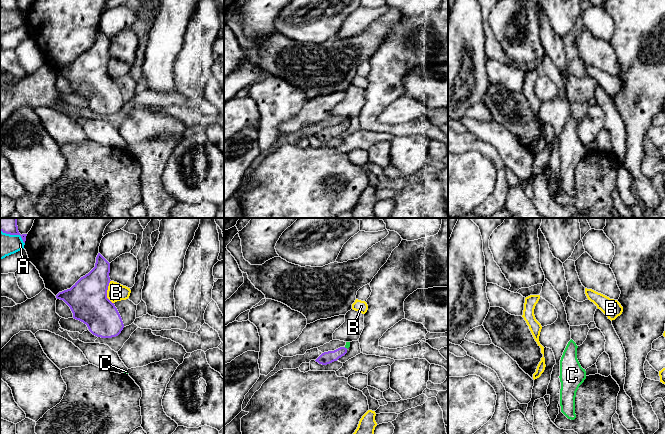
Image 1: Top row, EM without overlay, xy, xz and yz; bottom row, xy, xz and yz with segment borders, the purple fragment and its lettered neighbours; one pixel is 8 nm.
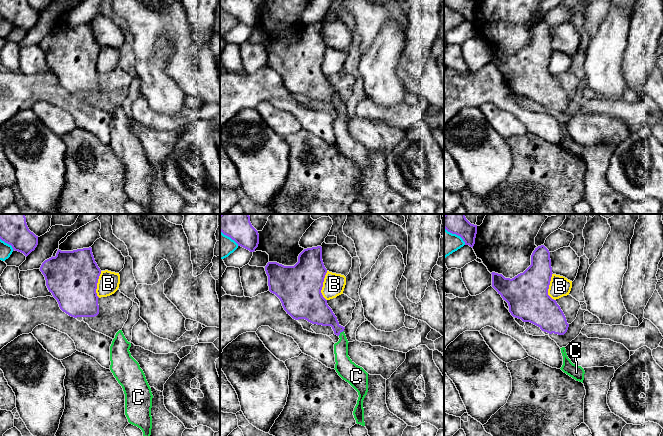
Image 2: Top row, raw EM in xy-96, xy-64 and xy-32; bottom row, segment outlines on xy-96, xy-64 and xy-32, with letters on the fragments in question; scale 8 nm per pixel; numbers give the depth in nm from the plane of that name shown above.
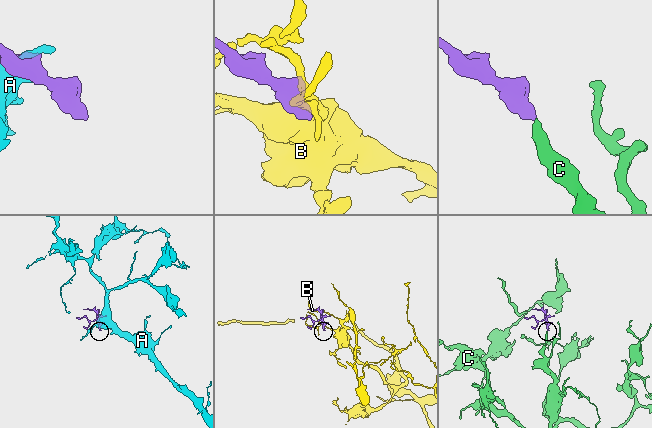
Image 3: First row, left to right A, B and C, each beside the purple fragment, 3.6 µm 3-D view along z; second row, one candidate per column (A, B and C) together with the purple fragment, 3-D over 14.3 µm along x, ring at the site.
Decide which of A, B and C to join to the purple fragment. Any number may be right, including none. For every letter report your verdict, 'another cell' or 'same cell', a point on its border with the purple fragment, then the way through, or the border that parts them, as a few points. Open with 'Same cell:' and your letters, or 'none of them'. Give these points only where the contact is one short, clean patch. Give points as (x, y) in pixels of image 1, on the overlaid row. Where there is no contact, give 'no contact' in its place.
Same cell: C
A: another cell | xy (14, 234)
B: another cell | xy (106, 292) | along xy (110, 280), (107, 286), (107, 297), (113, 303)
C: same cell | xz (346, 348) | across xz (325, 358), (333, 356), (346, 348), (347, 345)

